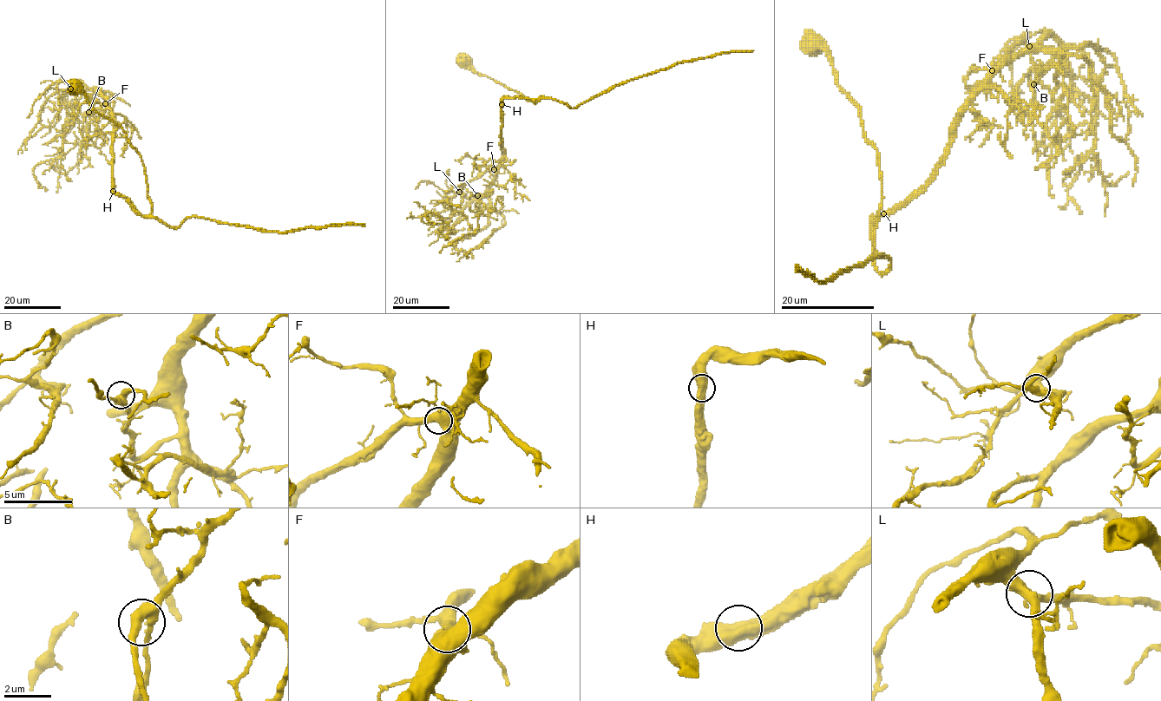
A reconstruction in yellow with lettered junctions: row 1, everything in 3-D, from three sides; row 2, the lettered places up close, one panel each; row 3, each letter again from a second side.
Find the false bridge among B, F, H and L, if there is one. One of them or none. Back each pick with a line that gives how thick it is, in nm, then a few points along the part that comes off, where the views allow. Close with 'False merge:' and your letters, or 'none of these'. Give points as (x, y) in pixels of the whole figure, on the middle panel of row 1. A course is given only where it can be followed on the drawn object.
False merge: none of these

